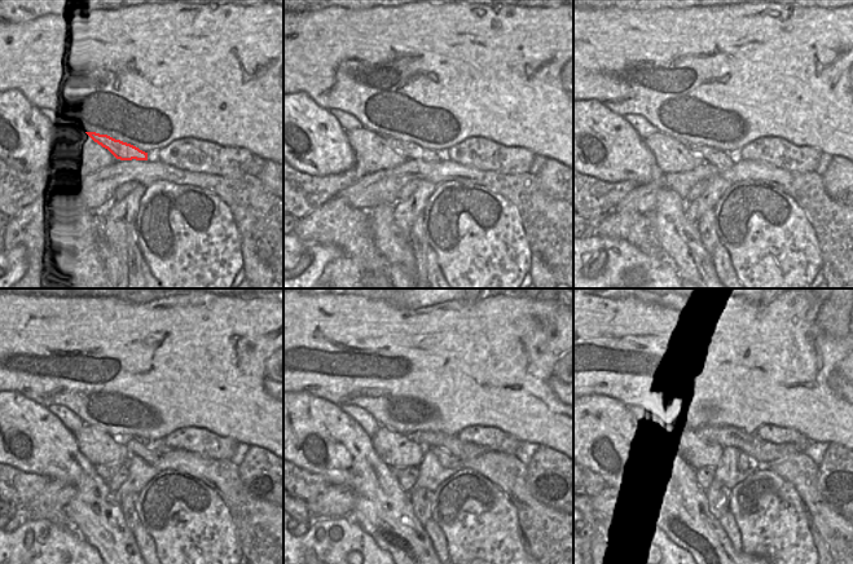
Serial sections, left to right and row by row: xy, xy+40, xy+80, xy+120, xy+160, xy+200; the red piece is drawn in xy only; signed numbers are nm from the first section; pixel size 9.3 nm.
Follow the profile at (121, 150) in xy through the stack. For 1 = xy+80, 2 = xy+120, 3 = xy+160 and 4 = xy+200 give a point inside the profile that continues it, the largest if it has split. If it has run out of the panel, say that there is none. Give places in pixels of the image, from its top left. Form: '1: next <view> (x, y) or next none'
1: next xy+80 (719, 158)
2: next xy+120 (135, 446)
3: next xy+160 (443, 455)
4: next xy+200 (743, 461)

